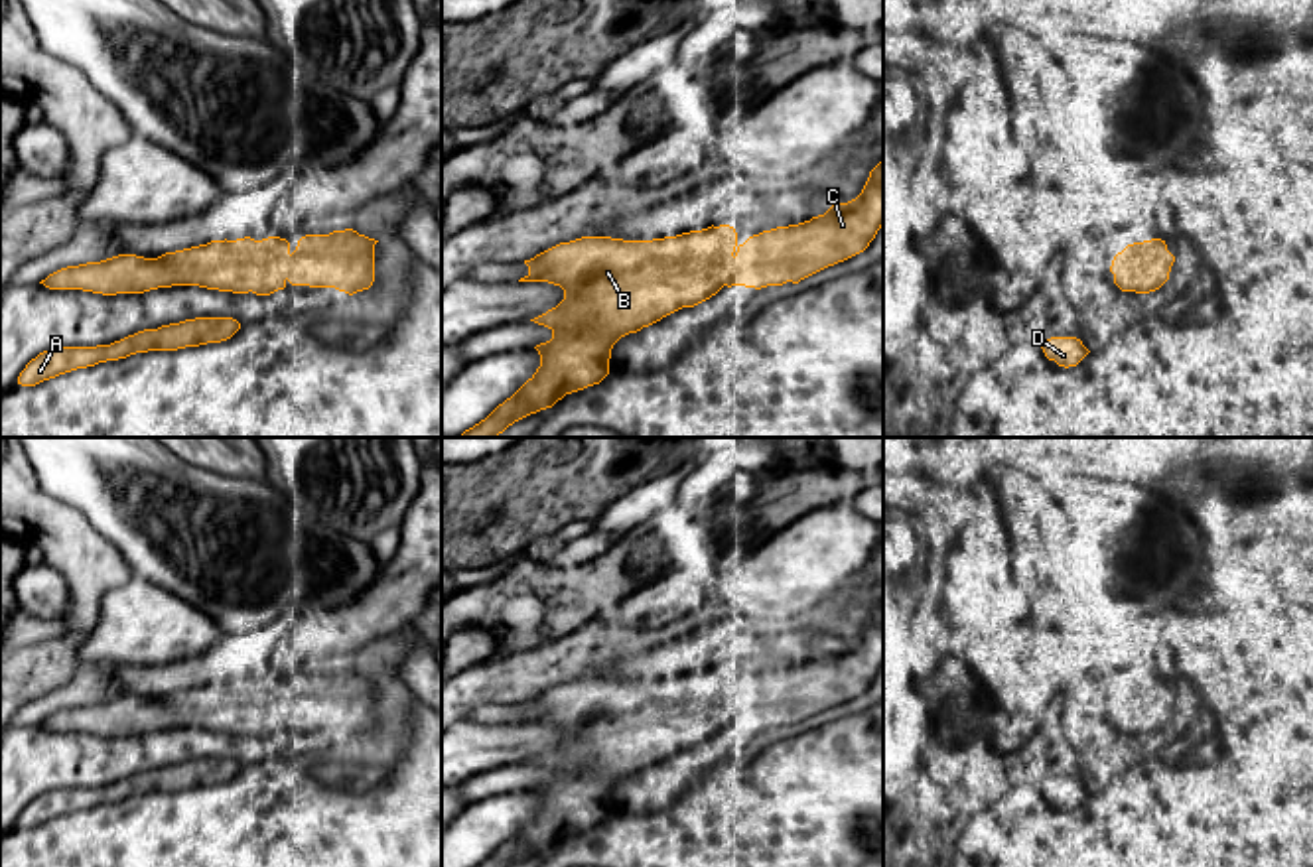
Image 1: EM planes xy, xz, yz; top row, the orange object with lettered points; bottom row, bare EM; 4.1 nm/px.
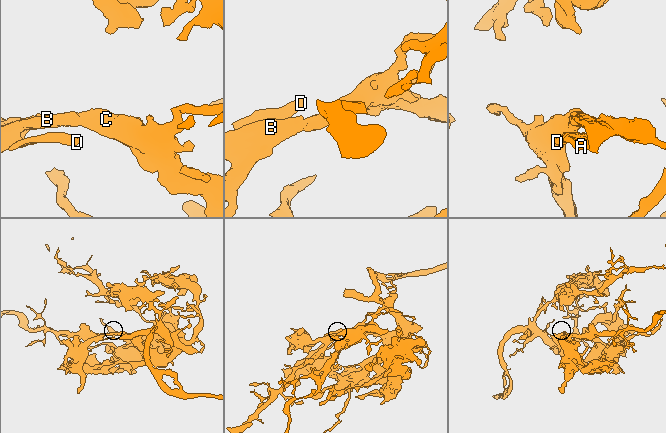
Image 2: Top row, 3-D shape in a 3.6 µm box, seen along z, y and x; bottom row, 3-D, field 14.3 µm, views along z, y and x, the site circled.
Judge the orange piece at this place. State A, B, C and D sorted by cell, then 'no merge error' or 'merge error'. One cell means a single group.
A B C D; no merge error

